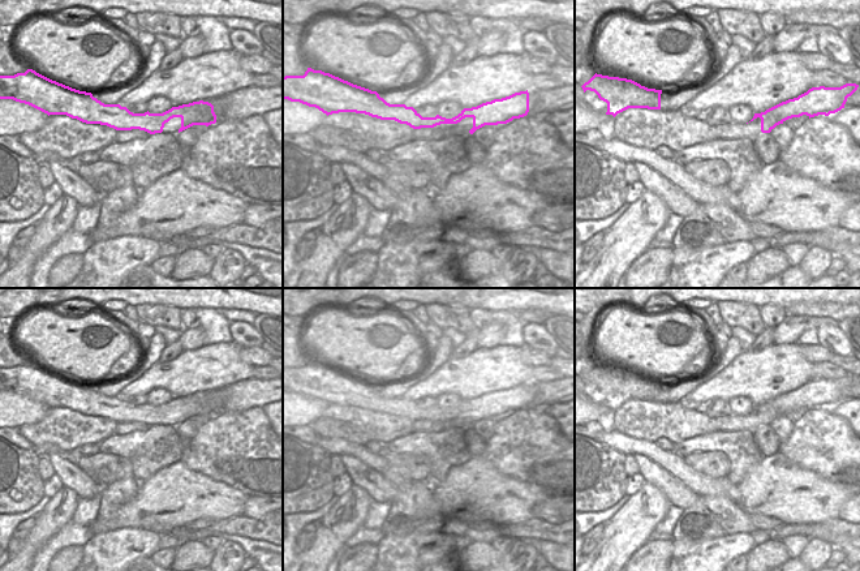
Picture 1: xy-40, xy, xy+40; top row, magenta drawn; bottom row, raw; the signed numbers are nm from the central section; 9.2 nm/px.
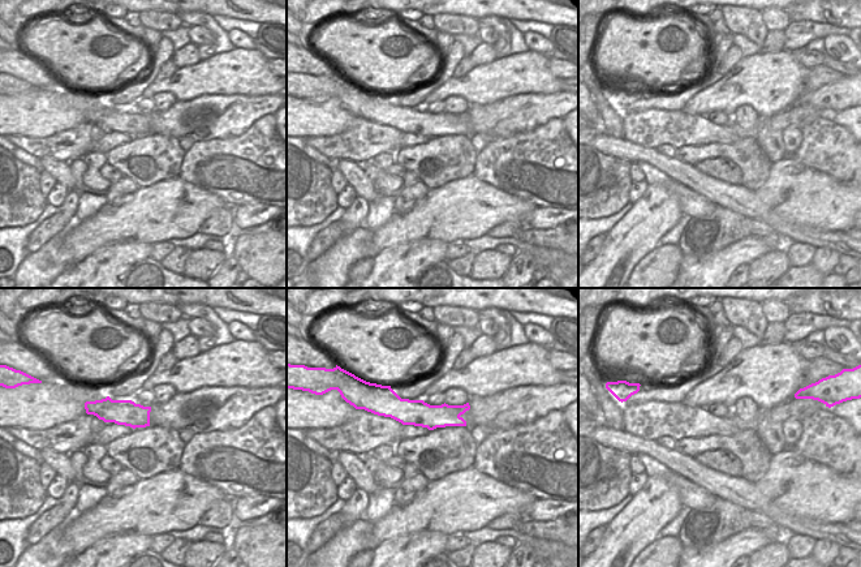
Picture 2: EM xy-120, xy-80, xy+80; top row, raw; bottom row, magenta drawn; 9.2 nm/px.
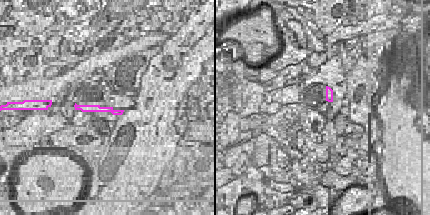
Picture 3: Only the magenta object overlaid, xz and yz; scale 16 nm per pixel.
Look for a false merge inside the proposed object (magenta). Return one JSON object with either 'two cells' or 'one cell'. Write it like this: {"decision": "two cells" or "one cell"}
{"decision": "one cell"}

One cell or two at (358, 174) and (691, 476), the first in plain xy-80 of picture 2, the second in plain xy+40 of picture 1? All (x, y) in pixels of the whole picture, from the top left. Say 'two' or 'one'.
two

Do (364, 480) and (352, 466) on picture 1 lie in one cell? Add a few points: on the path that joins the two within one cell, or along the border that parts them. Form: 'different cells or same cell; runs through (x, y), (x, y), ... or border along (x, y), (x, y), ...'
same cell; runs through (362, 476), (356, 469)

